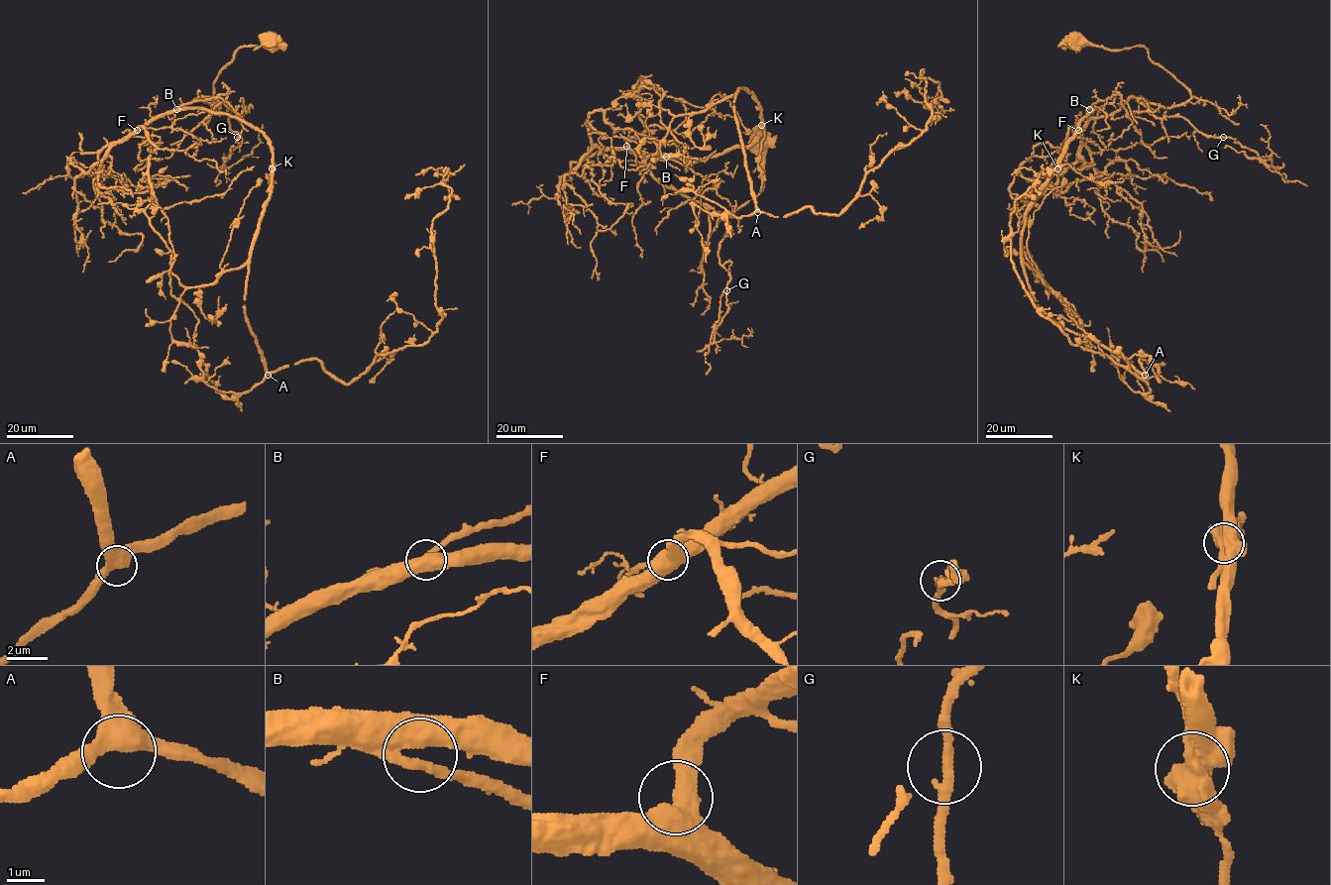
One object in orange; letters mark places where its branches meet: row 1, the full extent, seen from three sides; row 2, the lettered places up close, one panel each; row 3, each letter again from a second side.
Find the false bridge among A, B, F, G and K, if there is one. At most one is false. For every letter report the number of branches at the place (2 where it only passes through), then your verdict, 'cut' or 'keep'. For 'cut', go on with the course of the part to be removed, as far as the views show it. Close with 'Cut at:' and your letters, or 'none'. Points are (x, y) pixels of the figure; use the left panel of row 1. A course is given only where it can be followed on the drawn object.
A: 2 branches meet; keep
B: 2 branches meet; keep
F: 2 branches meet; keep
G: 2 branches meet; keep
K: 2 branches meet; cut; foreign part runs (272, 168), (275, 164), (269, 181), (272, 182), (271, 180)
Cut at: K

